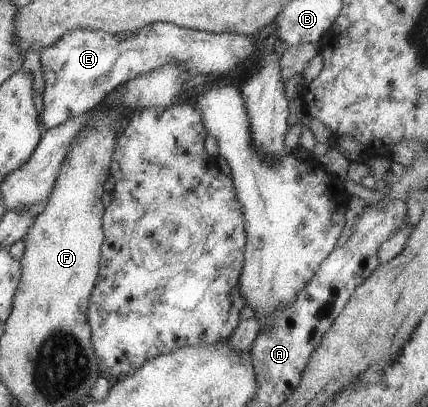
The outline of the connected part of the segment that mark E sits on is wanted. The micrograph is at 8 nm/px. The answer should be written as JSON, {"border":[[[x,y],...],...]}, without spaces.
{"border":[[[155,22],[146,25],[137,32],[111,35],[102,31],[76,29],[66,33],[57,44],[53,44],[40,54],[44,73],[45,88],[43,96],[43,114],[41,127],[45,130],[65,124],[70,117],[91,112],[116,87],[141,74],[158,70],[165,64],[184,64],[184,69],[191,76],[227,75],[239,65],[249,60],[257,45],[253,36],[238,33],[215,33],[203,30],[182,28],[167,22]]]}

